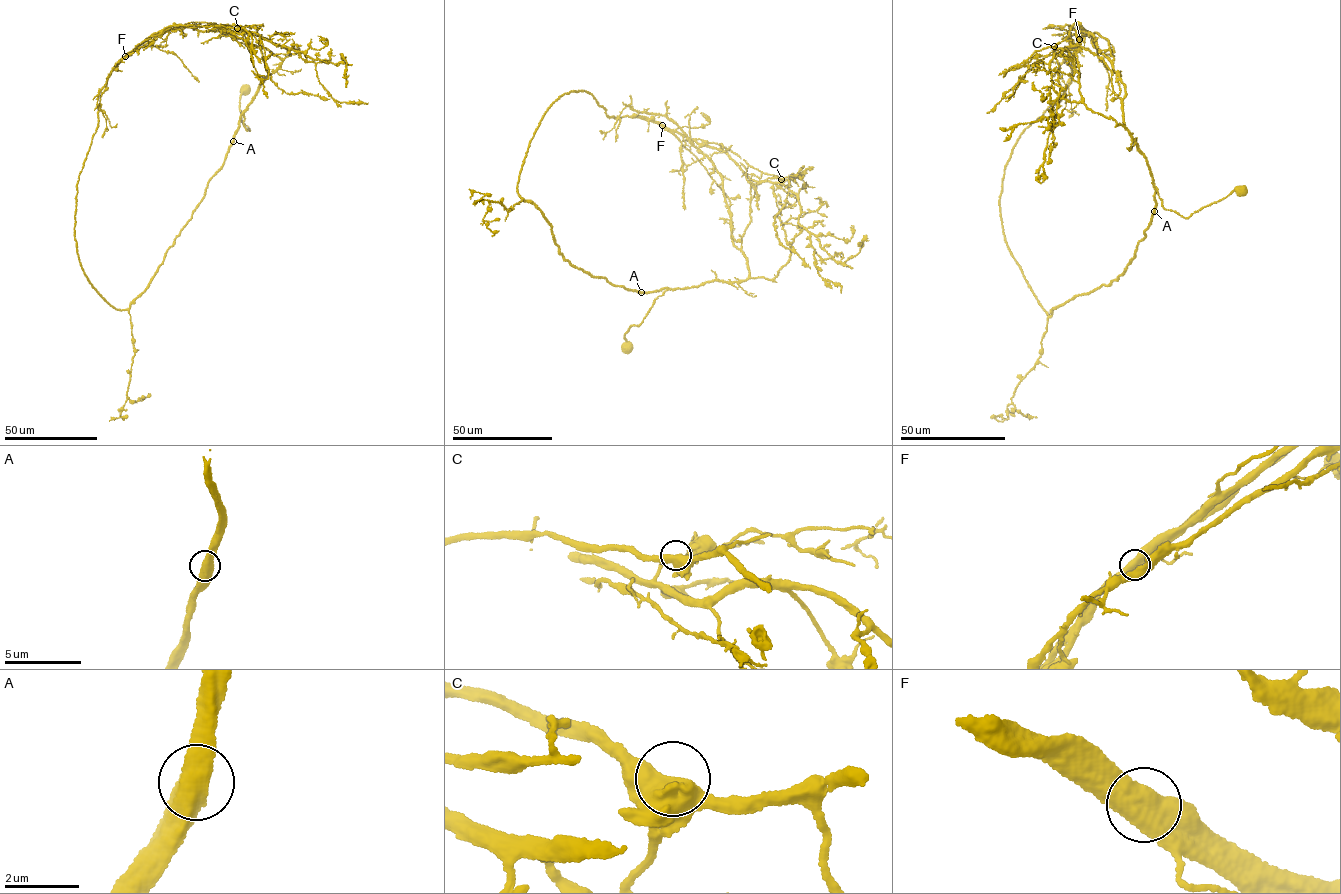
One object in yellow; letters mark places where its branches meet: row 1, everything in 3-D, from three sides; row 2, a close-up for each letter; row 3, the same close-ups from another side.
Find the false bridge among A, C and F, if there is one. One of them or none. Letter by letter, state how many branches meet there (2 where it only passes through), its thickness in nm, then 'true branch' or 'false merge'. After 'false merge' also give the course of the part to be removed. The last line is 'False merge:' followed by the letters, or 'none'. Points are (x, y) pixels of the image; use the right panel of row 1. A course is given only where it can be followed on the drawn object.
A: 2 branches meet; 600 nm thick; true branch
C: 2 branches meet; 550 nm thick; true branch
F: 2 branches meet; 600 nm thick; false merge; foreign part runs (1079, 39), (1079, 25), (1078, 42), (1049, 63), (1062, 89), (1050, 126), (1045, 117), (1019, 123), (1003, 141)
False merge: F

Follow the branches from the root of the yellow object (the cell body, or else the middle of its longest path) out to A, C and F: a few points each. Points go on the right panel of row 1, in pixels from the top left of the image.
A: (1241, 191), (1235, 189), (1185, 218), (1164, 208), (1154, 183), (1154, 211)
C: (1241, 191), (1187, 218), (1165, 209), (1146, 157), (1124, 126), (1112, 72), (1080, 46), (1054, 46)
F: (1241, 191), (1187, 218), (1164, 208), (1146, 157), (1124, 126), (1126, 95), (1109, 42), (1096, 32), (1079, 39)

